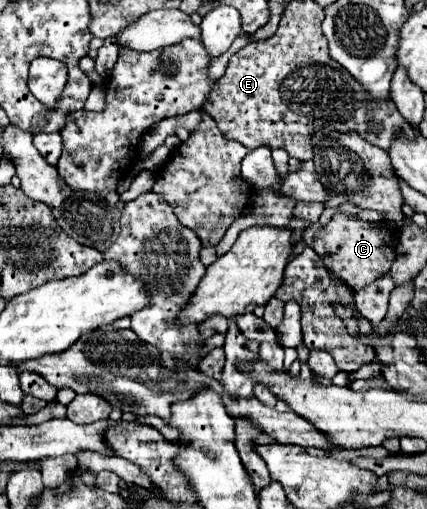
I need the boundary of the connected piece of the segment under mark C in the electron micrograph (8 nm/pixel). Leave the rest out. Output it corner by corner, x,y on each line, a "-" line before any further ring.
338,211
332,215
328,225
314,223
312,227
308,227
308,231
304,231
304,243
322,257
324,265
338,279
342,279
352,291
360,291
368,283
384,277
390,271
390,265
398,255
396,251
398,233
400,233
398,227
394,227
388,221
372,223

